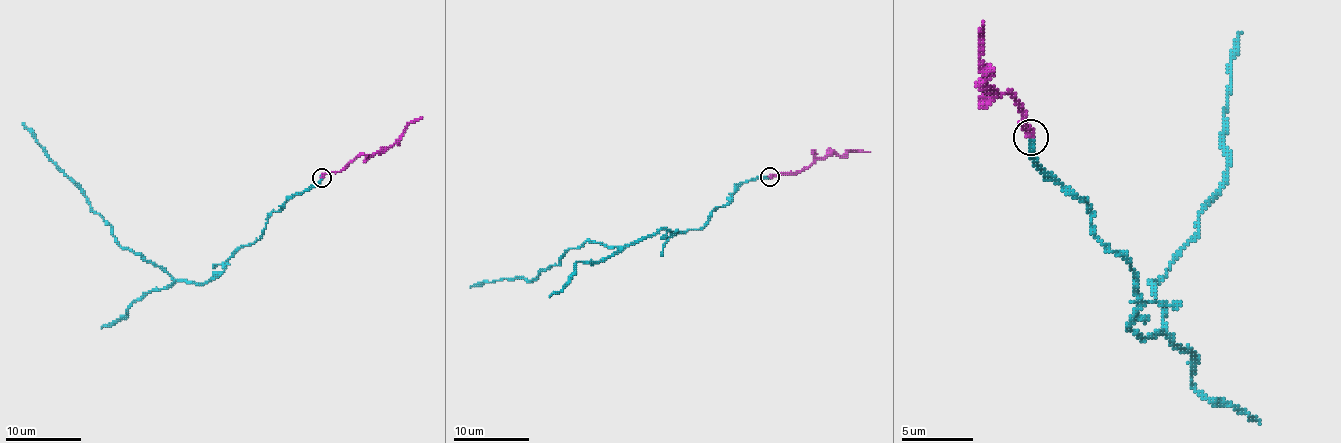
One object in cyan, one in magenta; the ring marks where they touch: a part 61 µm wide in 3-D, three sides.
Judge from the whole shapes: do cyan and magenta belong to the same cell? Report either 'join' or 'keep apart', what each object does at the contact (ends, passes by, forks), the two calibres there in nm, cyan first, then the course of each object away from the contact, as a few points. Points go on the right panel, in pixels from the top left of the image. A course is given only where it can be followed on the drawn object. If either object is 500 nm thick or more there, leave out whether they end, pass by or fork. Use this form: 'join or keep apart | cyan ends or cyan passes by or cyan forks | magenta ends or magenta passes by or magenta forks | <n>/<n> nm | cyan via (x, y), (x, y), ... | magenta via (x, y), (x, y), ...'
keep apart | cyan ends | magenta ends | 280/320 nm | cyan via (1030, 136), (1130, 266), (1130, 327), (1152, 337), (1152, 283), (1227, 169), (1241, 32) | magenta via (1030, 136), (1026, 111), (1008, 93), (997, 93), (987, 83), (990, 72), (979, 61), (983, 22)

